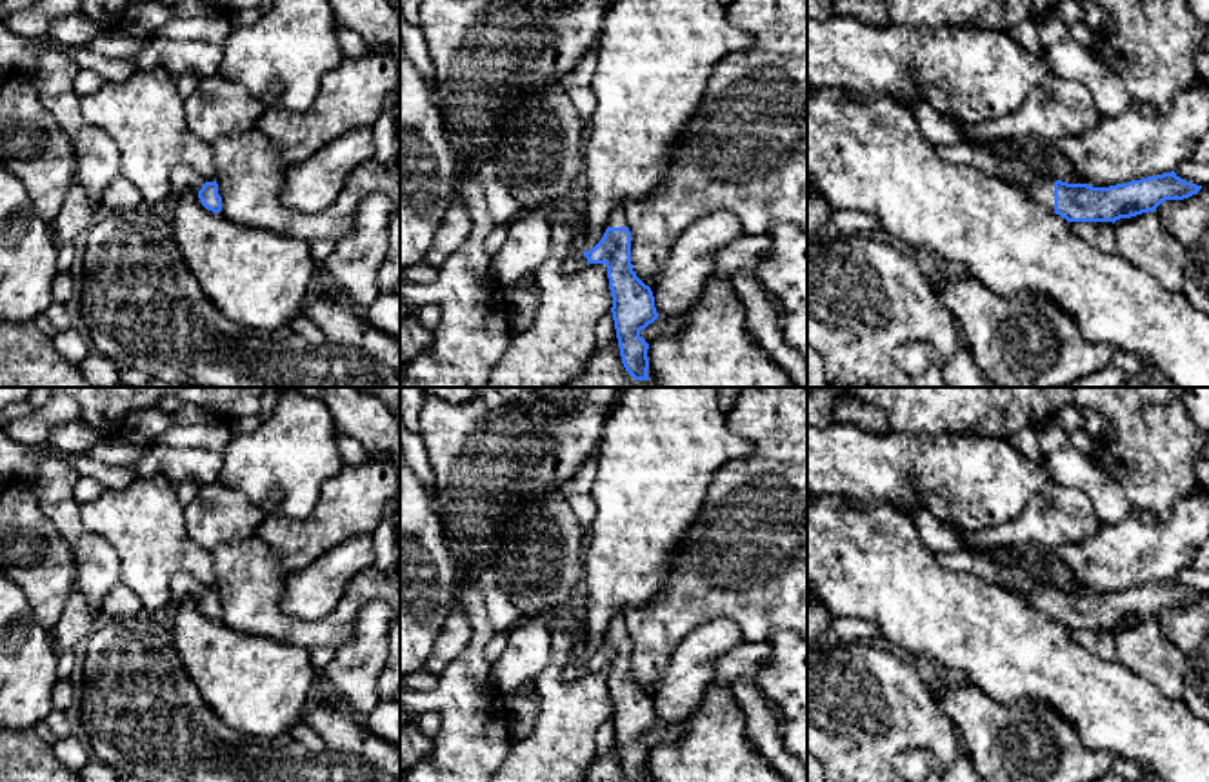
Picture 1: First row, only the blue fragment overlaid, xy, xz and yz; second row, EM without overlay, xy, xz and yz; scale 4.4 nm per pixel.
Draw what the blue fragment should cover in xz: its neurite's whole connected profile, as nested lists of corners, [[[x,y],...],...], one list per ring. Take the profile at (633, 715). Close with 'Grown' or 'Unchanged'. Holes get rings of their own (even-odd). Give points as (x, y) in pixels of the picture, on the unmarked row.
[[[622,613],[614,615],[607,627],[602,647],[589,658],[584,658],[587,671],[604,671],[607,675],[609,697],[613,704],[613,727],[620,755],[620,764],[629,782],[647,782],[649,751],[640,744],[658,726],[654,704],[631,671],[631,638]]]. Grown

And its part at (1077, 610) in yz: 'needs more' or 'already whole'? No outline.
needs more

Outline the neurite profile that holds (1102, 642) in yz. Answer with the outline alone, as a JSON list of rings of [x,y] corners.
[[[1069,629],[1071,637],[1087,651],[1116,660],[1116,633],[1113,629]]]

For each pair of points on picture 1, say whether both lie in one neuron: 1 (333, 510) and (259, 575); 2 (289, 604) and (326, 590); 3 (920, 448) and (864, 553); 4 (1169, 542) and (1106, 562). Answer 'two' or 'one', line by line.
1: two
2: one
3: two
4: one

